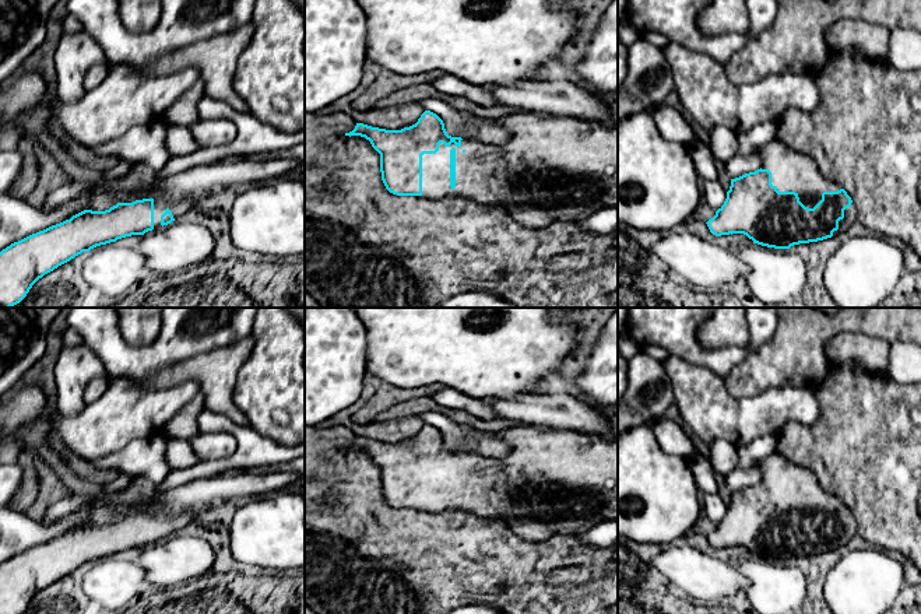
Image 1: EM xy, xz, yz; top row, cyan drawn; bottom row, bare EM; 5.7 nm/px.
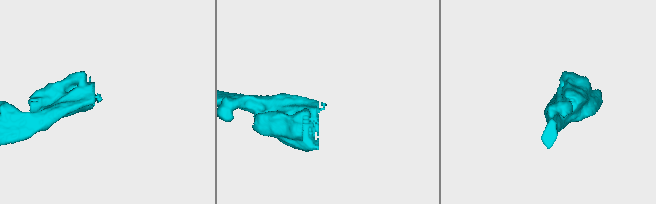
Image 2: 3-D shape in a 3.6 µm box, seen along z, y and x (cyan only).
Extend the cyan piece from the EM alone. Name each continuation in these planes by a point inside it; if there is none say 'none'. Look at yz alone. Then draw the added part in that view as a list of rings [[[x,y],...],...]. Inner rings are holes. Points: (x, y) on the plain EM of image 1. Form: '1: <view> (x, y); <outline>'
1: yz (791, 484); [[[777,452],[759,462],[762,483],[771,485],[771,498],[778,505],[795,505],[799,515],[813,522],[823,505],[837,505],[841,501],[827,492],[818,478],[805,467],[795,464]]]

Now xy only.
1: xy (180, 520); [[[200,508],[190,509],[165,509],[154,512],[154,541],[161,540],[161,529],[166,522],[171,523],[175,533],[187,531],[196,522]]]

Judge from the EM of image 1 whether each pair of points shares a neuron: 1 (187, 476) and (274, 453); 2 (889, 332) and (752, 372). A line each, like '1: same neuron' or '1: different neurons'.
1: same neuron
2: same neuron

